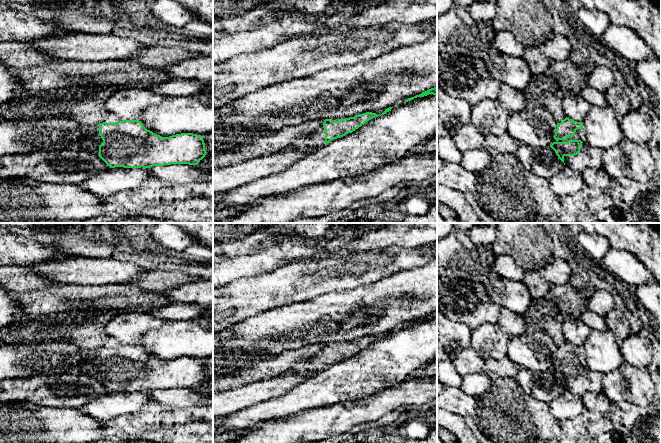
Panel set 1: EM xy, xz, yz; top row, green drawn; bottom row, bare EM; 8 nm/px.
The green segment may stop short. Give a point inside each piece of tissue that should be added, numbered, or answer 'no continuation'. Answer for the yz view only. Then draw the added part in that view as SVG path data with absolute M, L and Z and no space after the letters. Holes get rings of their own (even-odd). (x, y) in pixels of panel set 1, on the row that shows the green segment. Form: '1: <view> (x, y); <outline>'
1: yz (588, 157); M577 129L574 136L566 140L553 140L553 142L568 142L570 140L581 140L580 152L575 156L564 156L565 166L582 172L587 168L602 169L603 150L590 147L584 138L584 129Z

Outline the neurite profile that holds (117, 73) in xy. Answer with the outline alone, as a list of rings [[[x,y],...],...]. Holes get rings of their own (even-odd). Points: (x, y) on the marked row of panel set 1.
[[[56,60],[43,65],[15,69],[25,91],[47,91],[70,86],[148,88],[170,79],[165,69],[146,67],[133,60]]]

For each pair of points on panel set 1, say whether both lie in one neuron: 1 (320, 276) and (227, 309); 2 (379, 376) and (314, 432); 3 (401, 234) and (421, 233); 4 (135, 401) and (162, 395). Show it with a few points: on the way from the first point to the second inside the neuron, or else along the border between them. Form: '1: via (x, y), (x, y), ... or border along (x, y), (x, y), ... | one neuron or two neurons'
1: via (297, 281), (250, 296) | one neuron
2: border along (374, 394), (356, 400), (345, 400), (328, 405) | two neurons
3: via (406, 233), (416, 233) | one neuron
4: border along (147, 392), (151, 402) | two neurons

